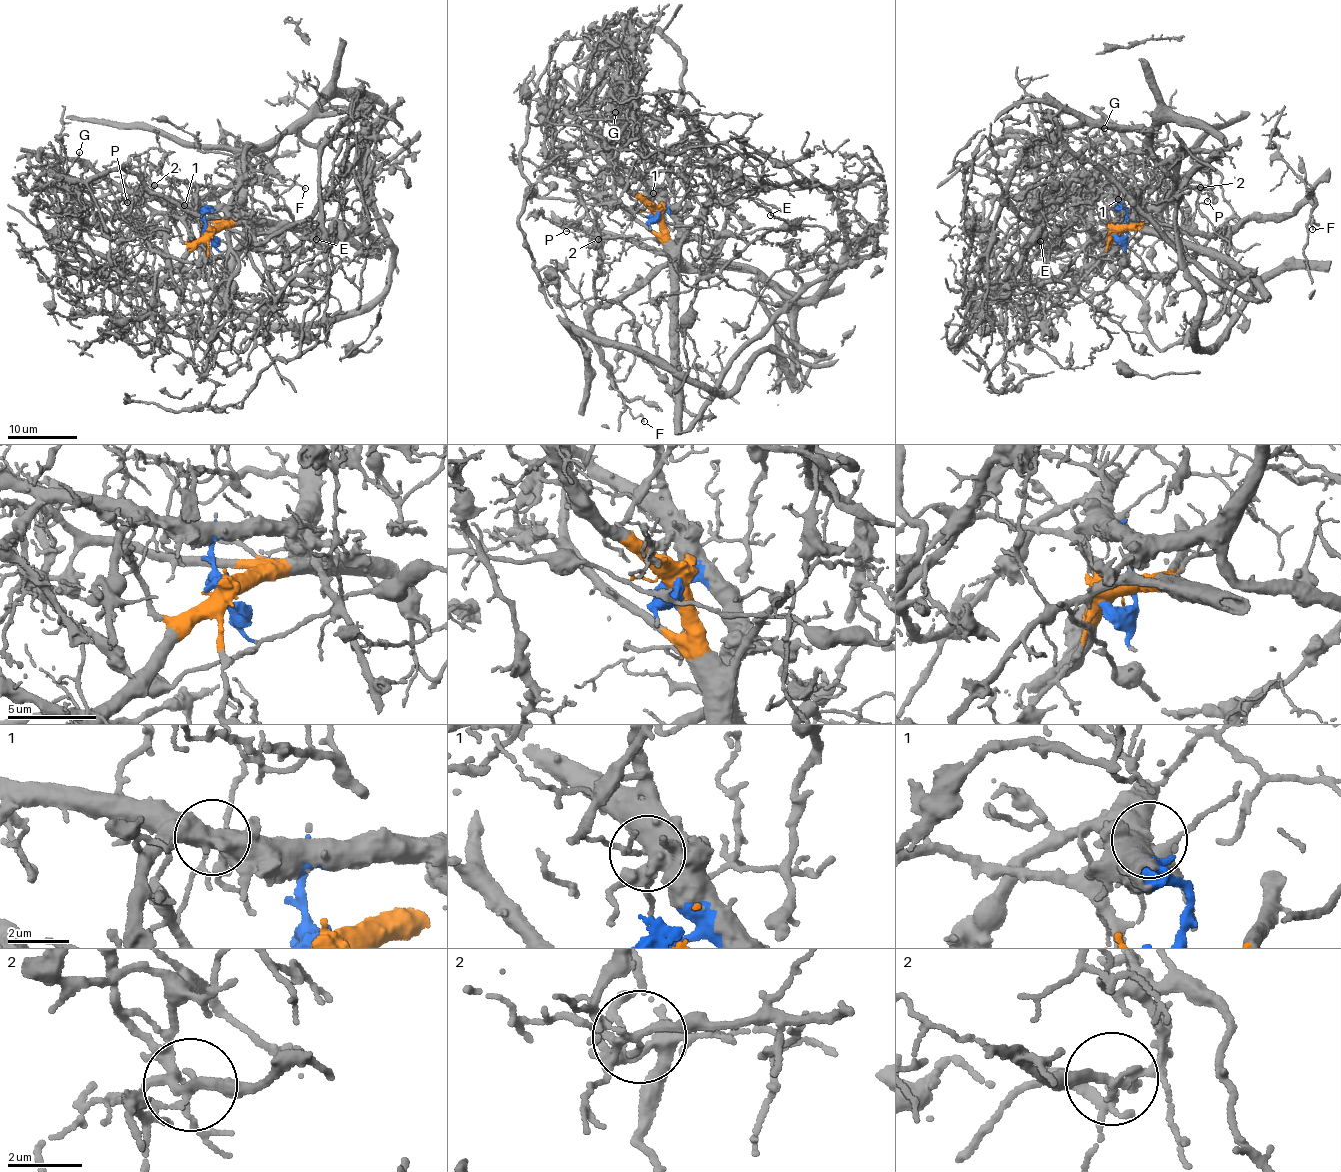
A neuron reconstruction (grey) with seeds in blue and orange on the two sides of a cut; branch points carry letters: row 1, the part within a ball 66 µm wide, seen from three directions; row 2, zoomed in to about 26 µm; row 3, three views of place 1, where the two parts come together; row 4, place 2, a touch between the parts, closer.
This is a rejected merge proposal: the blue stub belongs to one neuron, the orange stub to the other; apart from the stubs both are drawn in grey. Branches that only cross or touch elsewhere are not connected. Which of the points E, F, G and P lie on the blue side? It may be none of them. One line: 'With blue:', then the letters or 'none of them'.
With blue: E, F, G

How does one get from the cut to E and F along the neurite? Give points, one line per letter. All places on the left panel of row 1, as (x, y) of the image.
E: (209, 229), (205, 213), (243, 203), (248, 161), (353, 109), (362, 183), (316, 240)
F: (209, 229), (205, 213), (244, 203), (226, 220), (199, 200), (245, 170), (305, 189)

